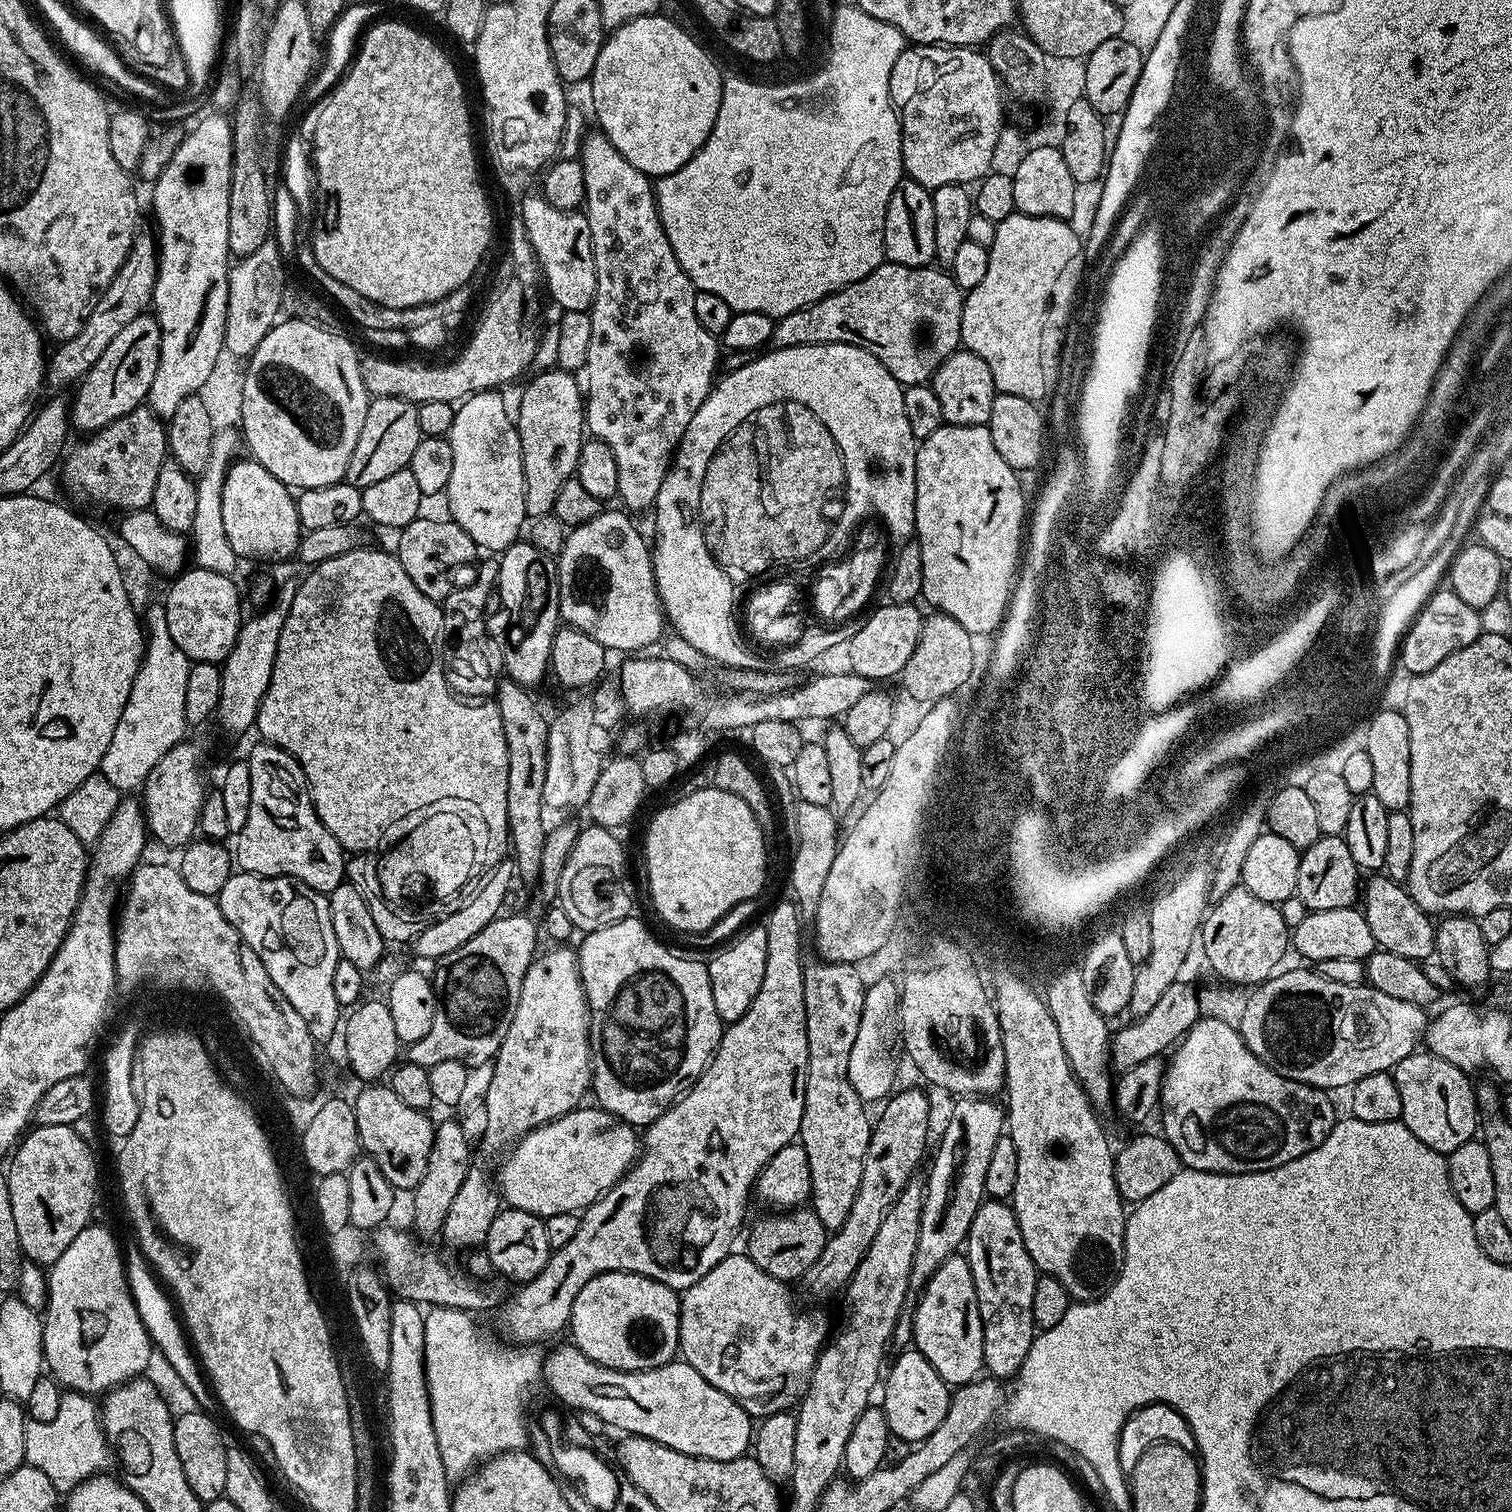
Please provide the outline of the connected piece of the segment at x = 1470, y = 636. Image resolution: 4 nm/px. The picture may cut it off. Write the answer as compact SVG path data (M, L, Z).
M1441 586L1432 593L1432 597L1424 603L1423 610L1416 616L1416 621L1408 627L1408 633L1404 635L1404 640L1400 643L1398 663L1410 670L1414 676L1421 676L1434 670L1434 666L1438 666L1438 662L1446 662L1446 658L1450 658L1450 654L1462 650L1462 646L1473 644L1479 638L1481 631L1479 611L1466 606L1466 602L1462 602L1462 598L1458 598L1458 594L1454 594L1451 587Z

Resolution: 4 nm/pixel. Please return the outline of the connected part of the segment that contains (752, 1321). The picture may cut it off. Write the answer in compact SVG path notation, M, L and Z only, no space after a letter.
M730 1254L694 1286L683 1289L680 1296L679 1355L688 1361L710 1386L722 1390L753 1418L773 1416L795 1409L804 1399L816 1359L829 1339L828 1320L816 1312L799 1312L797 1297L787 1283L762 1270L746 1254Z

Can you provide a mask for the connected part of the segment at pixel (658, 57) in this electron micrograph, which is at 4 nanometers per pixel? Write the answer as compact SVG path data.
M664 14L634 18L623 24L621 28L611 29L610 35L600 47L598 62L594 62L594 70L590 79L592 81L592 110L594 120L600 123L597 124L599 131L604 132L606 138L610 138L610 142L618 150L618 154L622 154L622 158L626 158L626 162L630 162L630 166L642 170L650 178L659 178L678 170L686 162L690 162L690 158L702 147L706 138L710 138L710 130L714 130L714 122L718 118L718 106L722 102L725 81L725 77L720 76L719 66L712 61L711 54L680 25L680 22Z

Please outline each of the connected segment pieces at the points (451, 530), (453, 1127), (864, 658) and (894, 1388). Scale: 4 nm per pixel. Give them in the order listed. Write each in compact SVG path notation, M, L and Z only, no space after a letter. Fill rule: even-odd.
M417 518L410 522L405 528L399 529L396 540L394 554L402 562L402 570L410 574L414 586L426 594L426 598L437 602L443 602L448 593L453 591L454 584L448 581L448 575L455 568L460 568L463 564L468 564L478 555L478 549L474 538L462 530L455 520L445 518L445 520L424 520Z
M444 1120L435 1125L435 1130L434 1142L430 1148L430 1162L426 1162L426 1174L422 1174L422 1182L418 1182L418 1186L411 1193L411 1227L417 1233L439 1233L443 1229L446 1214L450 1214L450 1206L454 1203L458 1189L462 1182L466 1182L466 1174L474 1164L472 1152L468 1149L468 1136L462 1125L455 1124L452 1120Z
M884 602L867 617L868 620L856 633L846 640L848 648L847 667L866 681L888 680L899 677L901 670L910 662L914 646L918 646L922 615L915 603L894 604ZM884 604L884 605L883 605Z
M904 1350L897 1356L900 1357L893 1362L892 1369L890 1364L882 1384L882 1407L886 1414L888 1430L889 1433L908 1441L922 1442L927 1436L934 1434L934 1430L942 1426L942 1418L946 1418L952 1401L950 1385L940 1377L938 1370L934 1370L934 1366L930 1366L930 1362L926 1362L921 1352Z

